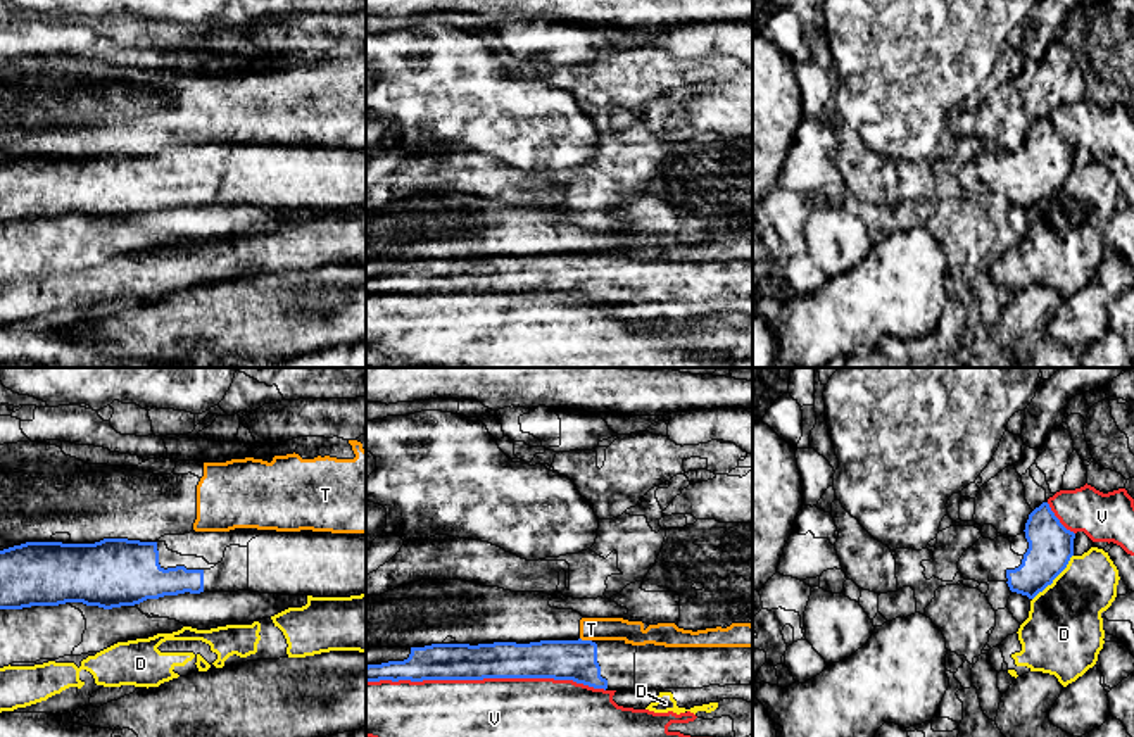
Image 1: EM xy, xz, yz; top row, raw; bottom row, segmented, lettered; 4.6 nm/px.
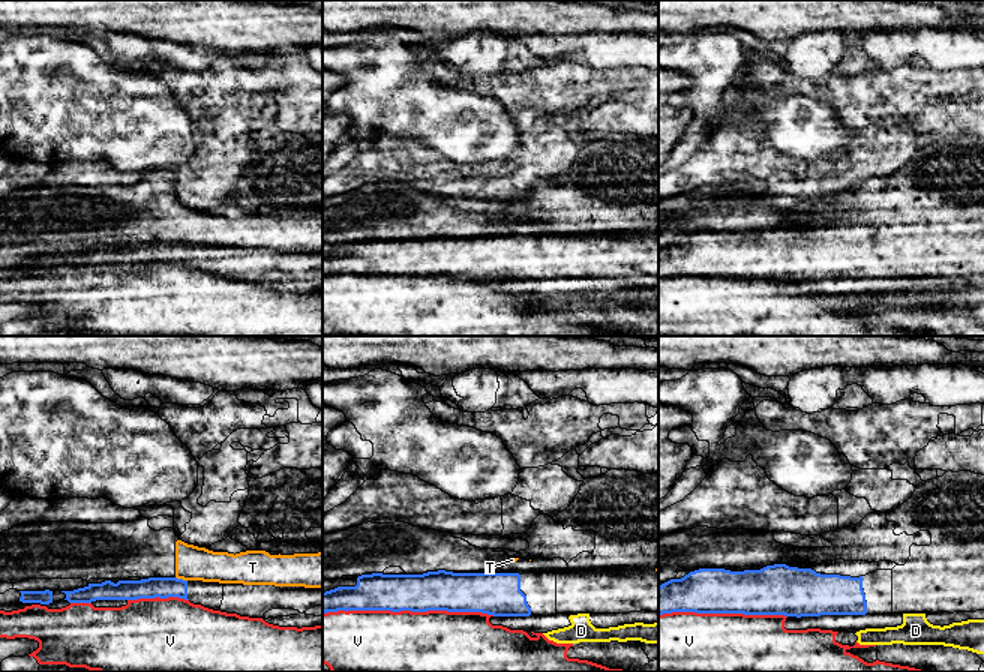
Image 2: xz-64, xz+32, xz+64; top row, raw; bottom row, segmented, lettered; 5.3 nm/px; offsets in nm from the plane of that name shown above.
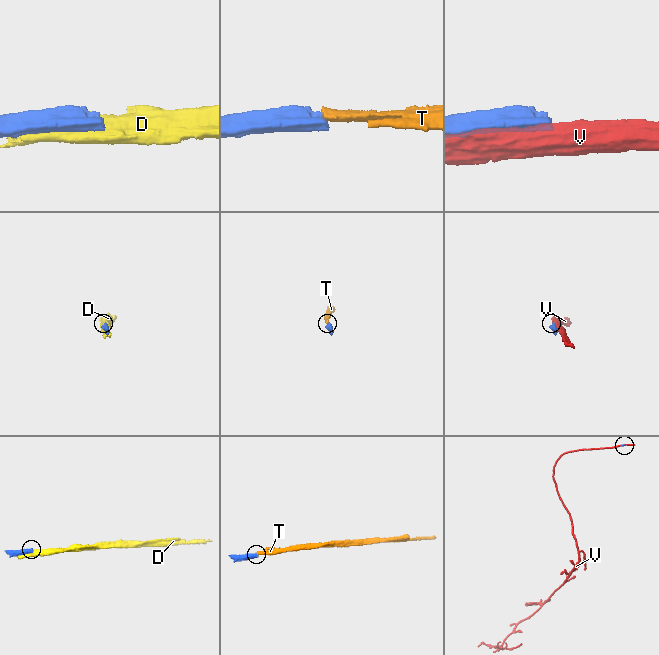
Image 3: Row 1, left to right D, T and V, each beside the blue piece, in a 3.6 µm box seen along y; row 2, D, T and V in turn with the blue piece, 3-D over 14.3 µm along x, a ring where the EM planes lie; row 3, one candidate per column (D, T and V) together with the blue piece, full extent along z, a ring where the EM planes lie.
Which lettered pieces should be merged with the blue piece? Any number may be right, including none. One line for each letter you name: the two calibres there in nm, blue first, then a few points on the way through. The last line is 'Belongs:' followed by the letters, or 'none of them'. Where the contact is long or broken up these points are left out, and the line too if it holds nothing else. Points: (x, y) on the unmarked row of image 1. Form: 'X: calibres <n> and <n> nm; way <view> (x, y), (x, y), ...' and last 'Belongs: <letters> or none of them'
Belongs: none of them

